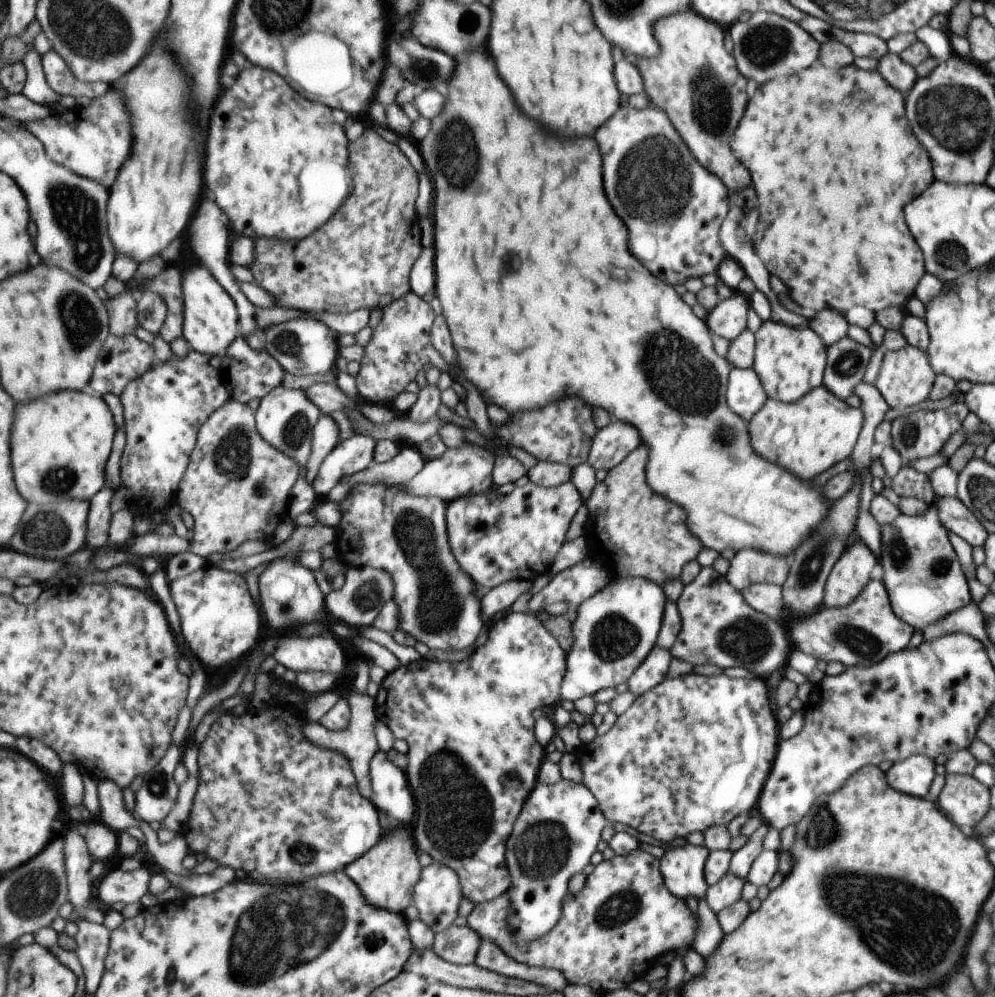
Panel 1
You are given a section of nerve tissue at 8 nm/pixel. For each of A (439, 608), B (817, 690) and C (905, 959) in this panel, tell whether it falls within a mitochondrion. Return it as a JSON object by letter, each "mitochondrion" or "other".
{"A":"mitochondrion","B":"other","C":"mitochondrion"}

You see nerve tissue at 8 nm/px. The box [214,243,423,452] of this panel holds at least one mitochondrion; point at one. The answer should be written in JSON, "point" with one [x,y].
{"point":[284,341]}

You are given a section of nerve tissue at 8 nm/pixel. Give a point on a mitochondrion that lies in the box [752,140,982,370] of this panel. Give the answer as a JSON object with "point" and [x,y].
{"point":[951,254]}

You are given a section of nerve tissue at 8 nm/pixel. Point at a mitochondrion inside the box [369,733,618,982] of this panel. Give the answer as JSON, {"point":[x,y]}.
{"point":[456,802]}

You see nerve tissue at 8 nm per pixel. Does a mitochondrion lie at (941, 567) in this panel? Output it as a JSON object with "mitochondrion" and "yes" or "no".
{"mitochondrion":"yes"}

